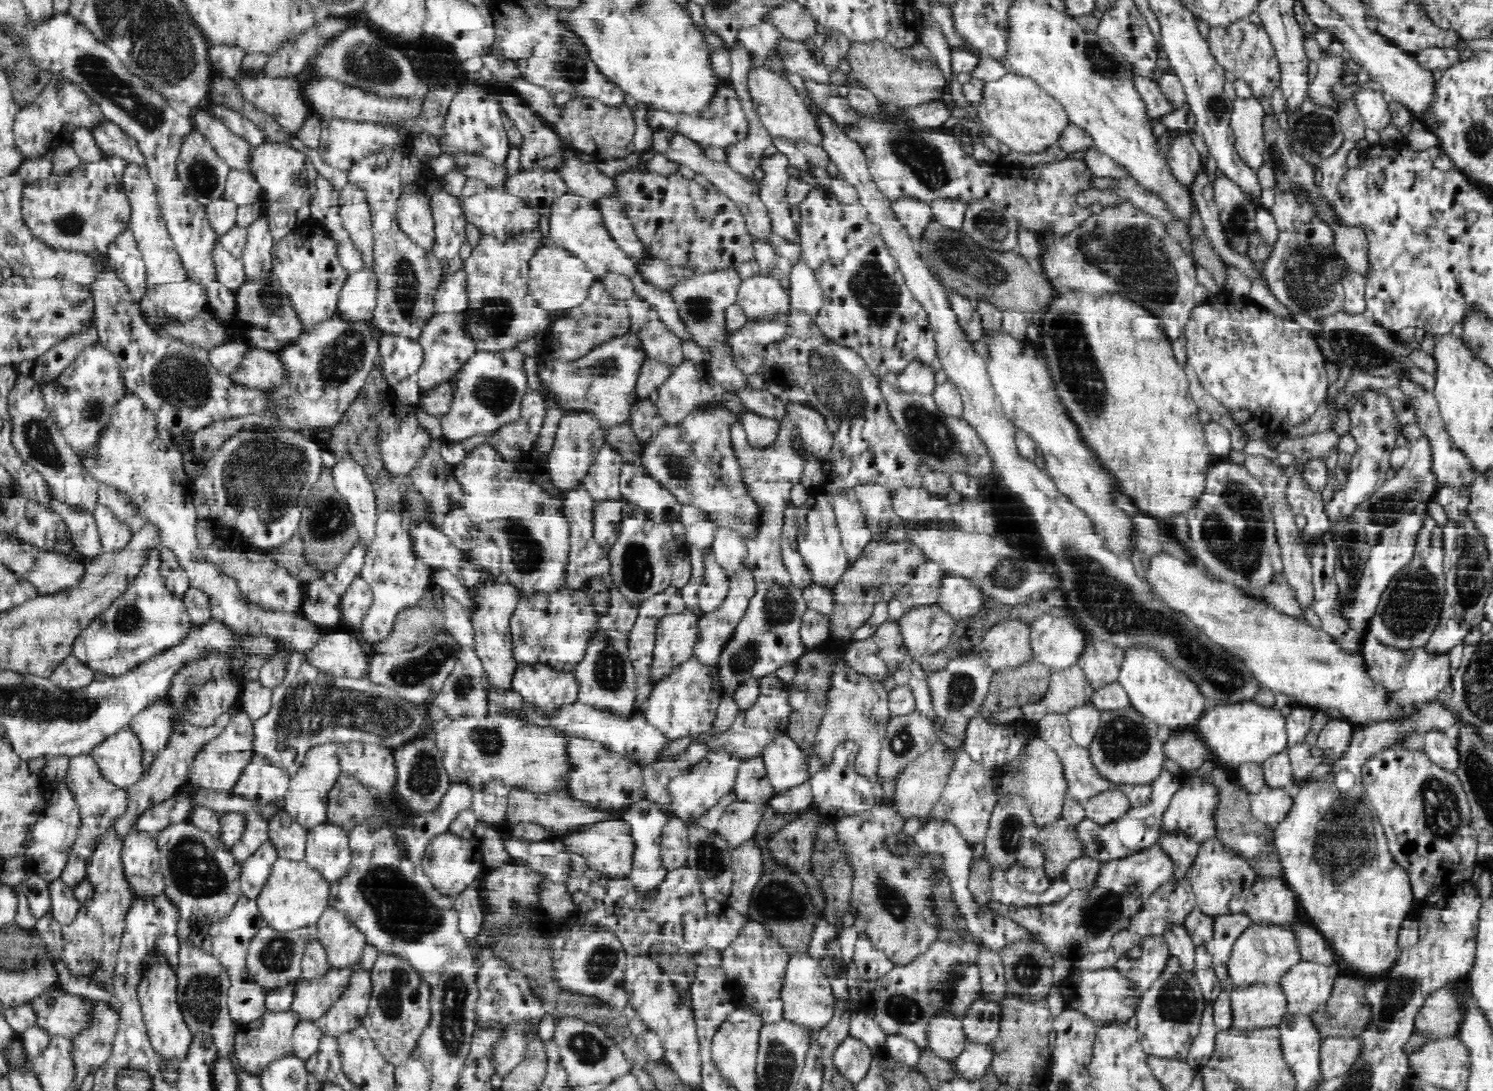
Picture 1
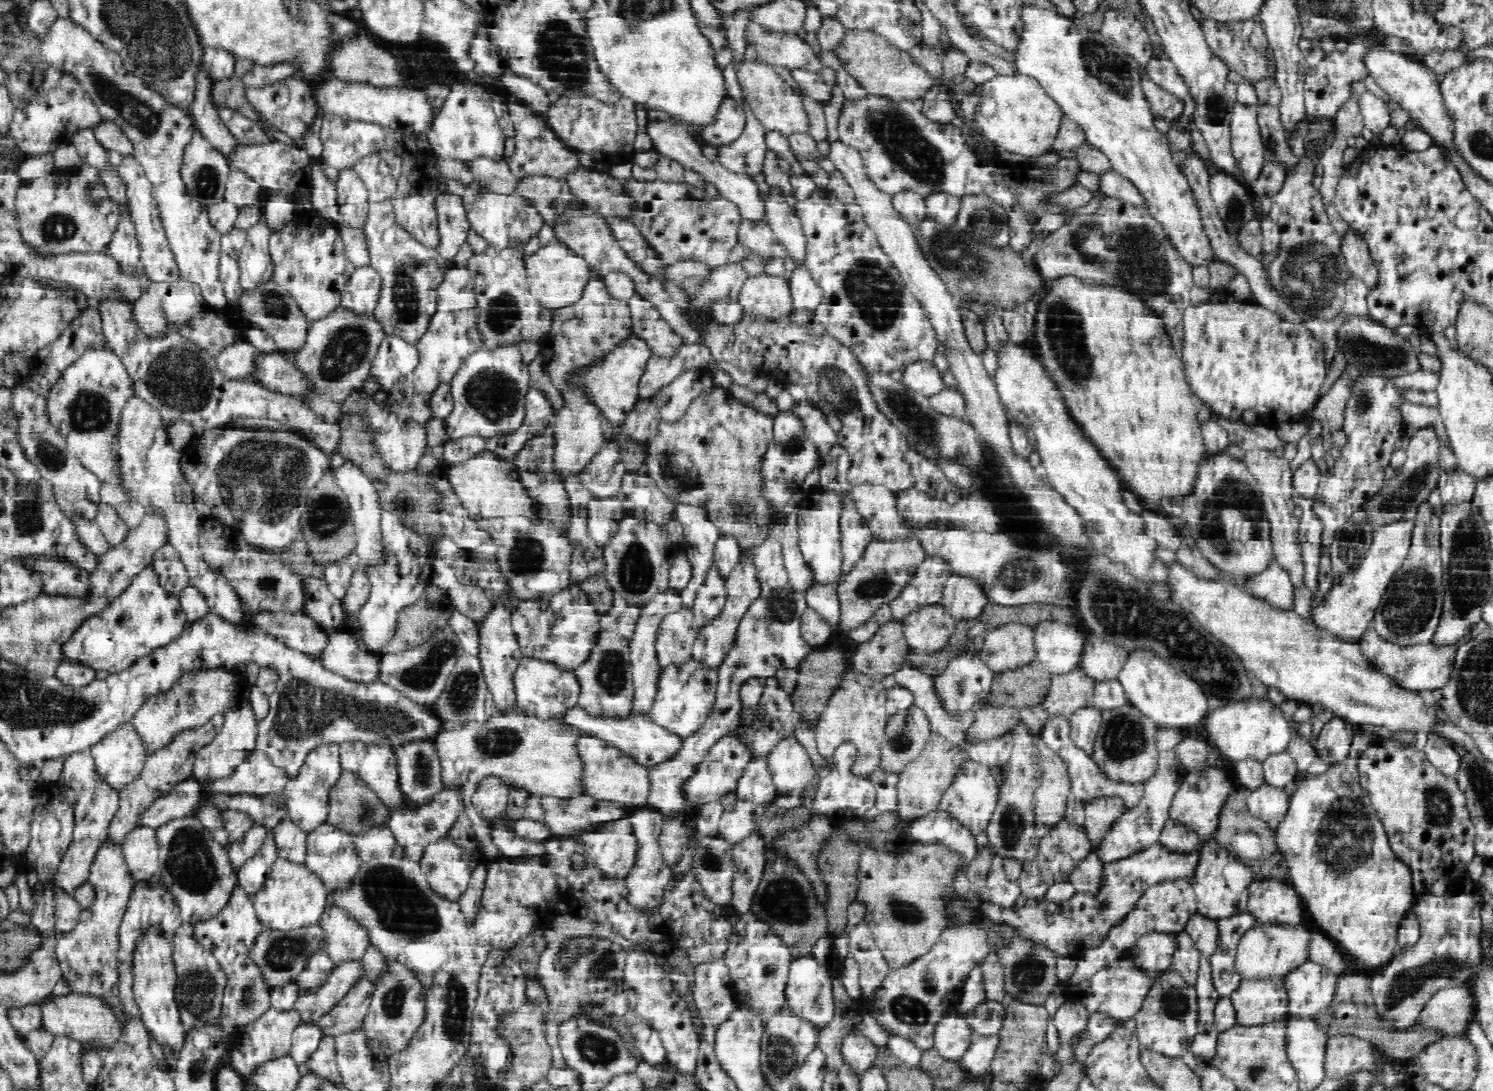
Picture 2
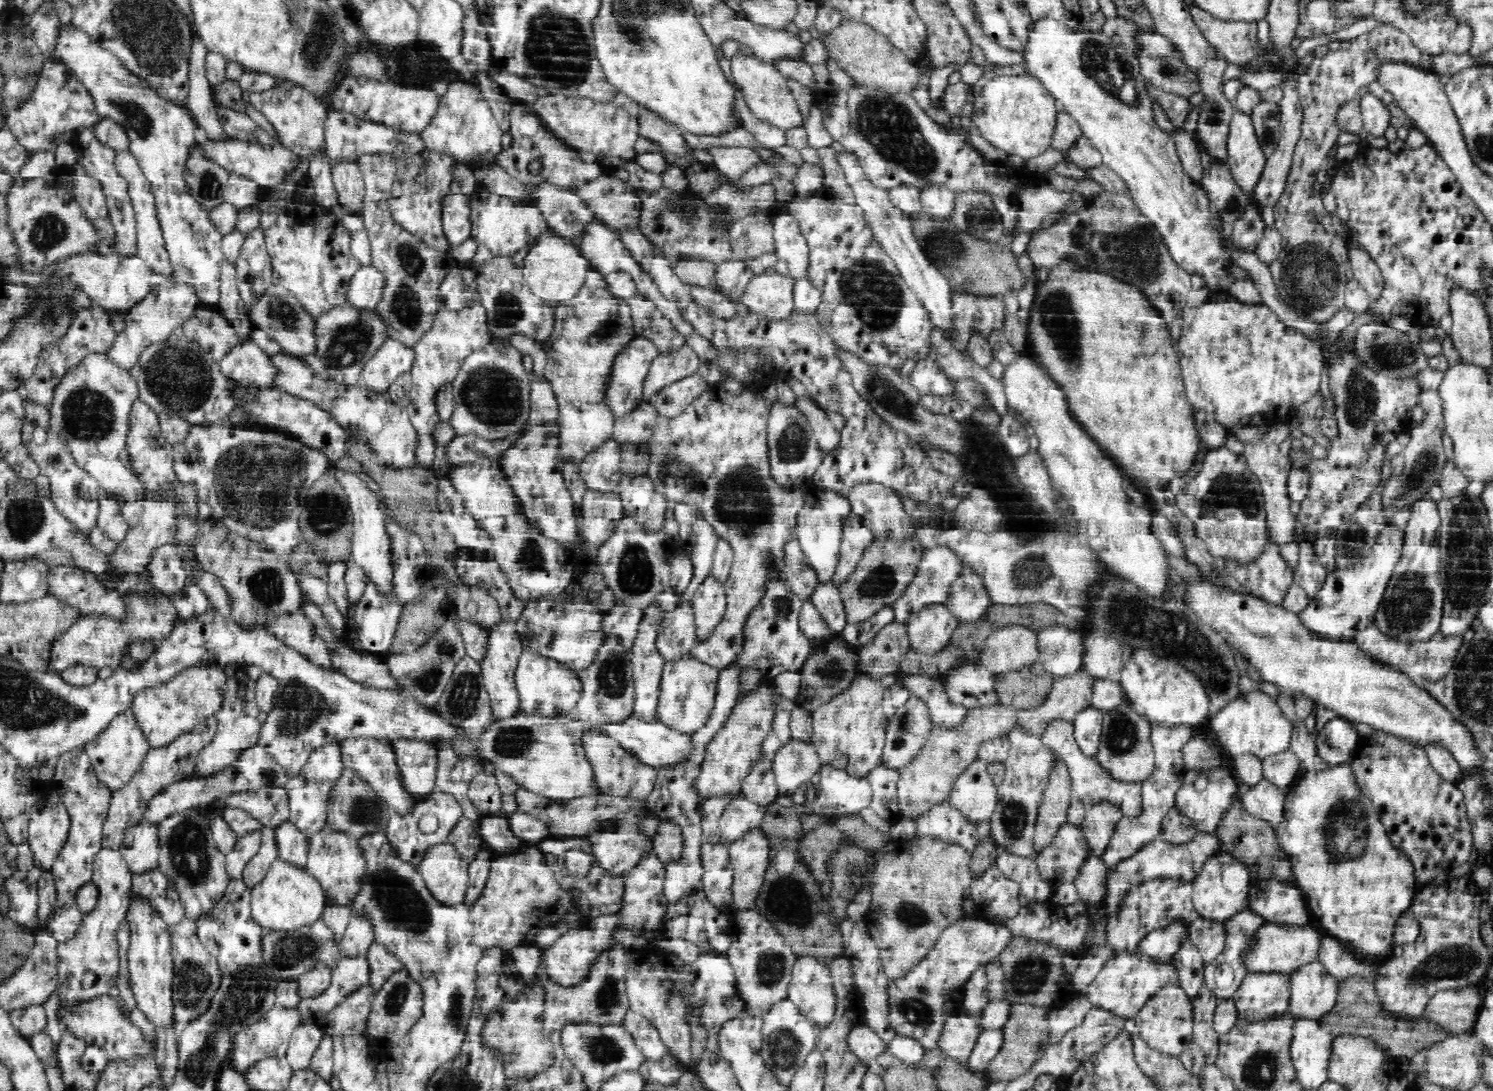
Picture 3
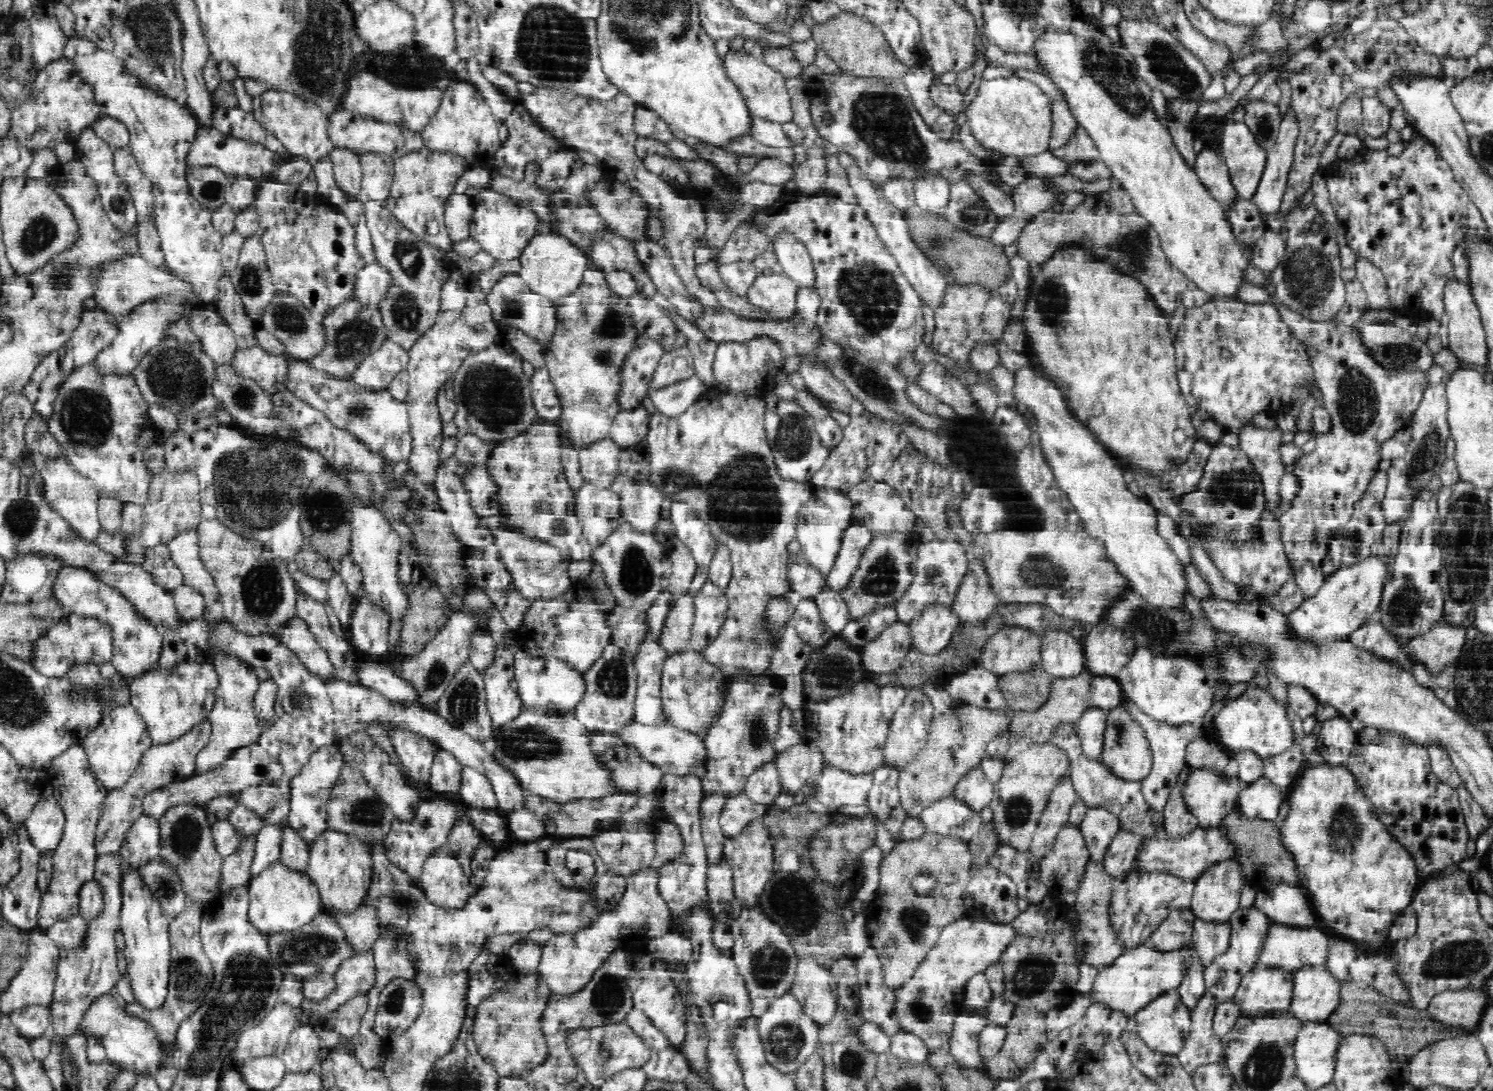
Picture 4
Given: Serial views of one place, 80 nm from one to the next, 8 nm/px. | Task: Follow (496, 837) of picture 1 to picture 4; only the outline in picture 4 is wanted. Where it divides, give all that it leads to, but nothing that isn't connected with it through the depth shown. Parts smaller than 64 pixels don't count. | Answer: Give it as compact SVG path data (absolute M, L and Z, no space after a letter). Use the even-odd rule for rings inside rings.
M522 710L516 718L504 723L498 732L493 731L489 740L495 744L492 757L496 763L514 775L524 792L568 803L582 798L604 798L614 793L608 773L596 763L590 751L589 734L572 711L556 715ZM439 749L437 756L433 763L433 774L429 784L434 794L456 794L458 803L464 809L467 807L464 801L460 802L461 789L463 782L463 773L465 766L461 764L452 754L448 751Z

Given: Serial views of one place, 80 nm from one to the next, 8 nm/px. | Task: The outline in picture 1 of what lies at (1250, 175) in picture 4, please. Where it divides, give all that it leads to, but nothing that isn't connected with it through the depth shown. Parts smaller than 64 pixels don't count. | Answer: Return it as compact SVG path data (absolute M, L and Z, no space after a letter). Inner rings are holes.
M1239 98L1233 101L1230 126L1233 128L1236 150L1246 165L1254 167L1264 166L1265 112L1258 99Z

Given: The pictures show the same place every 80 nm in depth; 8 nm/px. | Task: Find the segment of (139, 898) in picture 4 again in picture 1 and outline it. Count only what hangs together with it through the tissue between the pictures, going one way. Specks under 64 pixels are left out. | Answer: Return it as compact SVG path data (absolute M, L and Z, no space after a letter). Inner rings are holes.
M150 958L146 978L142 978L142 982L138 986L138 1001L142 1007L143 1022L154 1052L164 1062L170 1062L172 1066L181 1064L188 1058L192 1042L194 1042L192 1032L184 1021L183 1013L177 1001L177 990L177 975L169 969L169 964L165 958Z

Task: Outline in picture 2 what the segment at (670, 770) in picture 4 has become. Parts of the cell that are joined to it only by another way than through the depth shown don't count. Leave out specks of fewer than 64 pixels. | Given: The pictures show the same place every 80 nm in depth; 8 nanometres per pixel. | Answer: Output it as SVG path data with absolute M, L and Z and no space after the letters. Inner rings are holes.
M576 703L573 707L565 710L560 719L562 725L576 729L576 733L580 733L580 736L595 737L602 740L646 768L670 760L682 748L682 738L676 737L666 729L654 724L646 714L633 713L627 718L608 717L608 715L596 715L594 717L594 714L586 710L586 707Z

